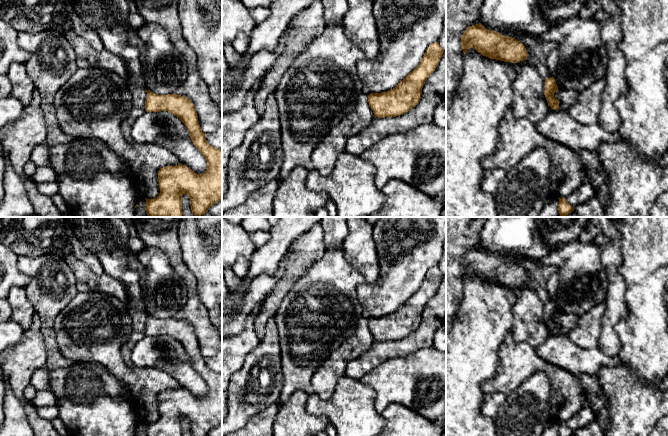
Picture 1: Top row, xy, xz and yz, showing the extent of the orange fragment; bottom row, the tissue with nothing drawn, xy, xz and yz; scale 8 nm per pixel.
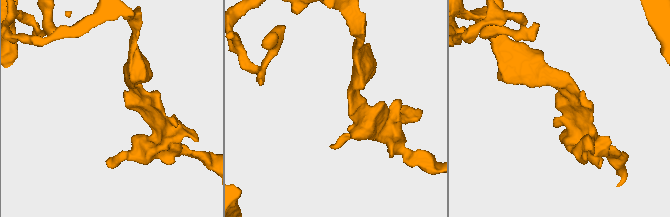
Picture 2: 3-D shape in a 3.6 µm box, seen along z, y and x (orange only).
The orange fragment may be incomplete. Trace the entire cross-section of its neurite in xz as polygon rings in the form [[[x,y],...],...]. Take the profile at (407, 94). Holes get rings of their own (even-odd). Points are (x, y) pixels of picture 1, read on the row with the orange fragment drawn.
[[[438,42],[432,43],[419,65],[395,88],[369,94],[368,103],[375,117],[396,117],[415,107],[421,99],[425,81],[435,71],[443,52]]]

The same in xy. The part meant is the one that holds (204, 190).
[[[150,90],[146,92],[146,111],[168,111],[177,116],[187,127],[194,146],[207,161],[204,174],[197,174],[181,163],[161,168],[158,171],[160,193],[154,199],[146,199],[146,213],[148,217],[183,217],[182,195],[186,194],[193,214],[201,216],[222,200],[222,149],[211,146],[206,140],[189,98],[175,93],[159,95]]]

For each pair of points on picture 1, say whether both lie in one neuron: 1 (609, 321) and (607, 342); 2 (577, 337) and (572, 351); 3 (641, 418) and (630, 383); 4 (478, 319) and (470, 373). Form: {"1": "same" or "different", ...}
{"1": "same", "2": "different", "3": "same", "4": "same"}

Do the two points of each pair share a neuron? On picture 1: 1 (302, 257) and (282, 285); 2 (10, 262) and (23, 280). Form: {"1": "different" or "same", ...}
{"1": "same", "2": "same"}

